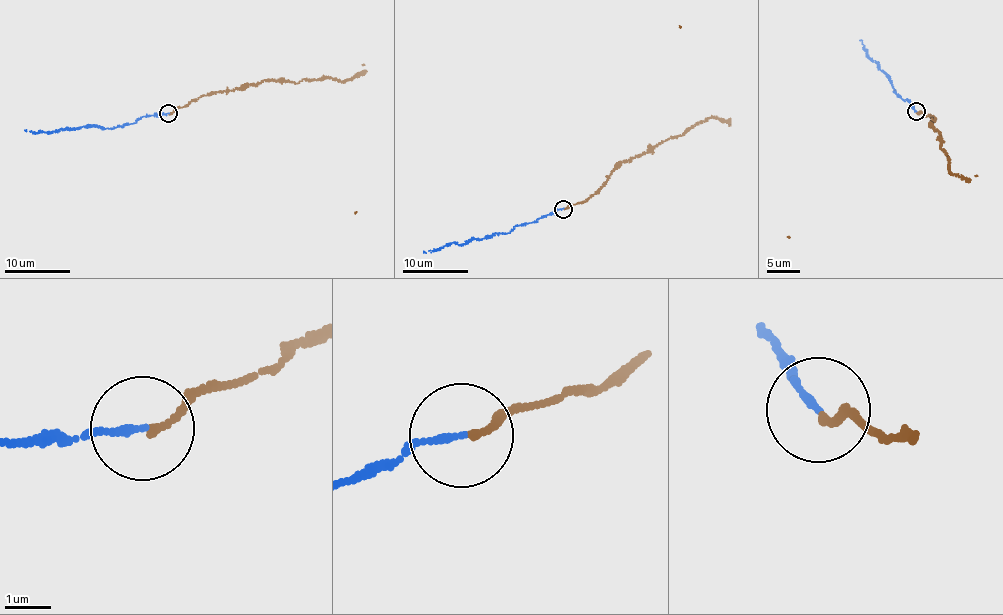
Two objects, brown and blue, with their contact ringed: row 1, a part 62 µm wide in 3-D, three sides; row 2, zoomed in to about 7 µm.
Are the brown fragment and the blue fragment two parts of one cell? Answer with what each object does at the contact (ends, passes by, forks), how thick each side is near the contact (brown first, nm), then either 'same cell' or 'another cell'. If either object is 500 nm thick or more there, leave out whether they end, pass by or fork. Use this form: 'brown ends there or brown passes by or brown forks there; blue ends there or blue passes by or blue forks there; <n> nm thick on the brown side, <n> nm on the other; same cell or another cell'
brown ends there; blue ends there; 140 nm thick on the brown side, 150 nm on the other; another cell

